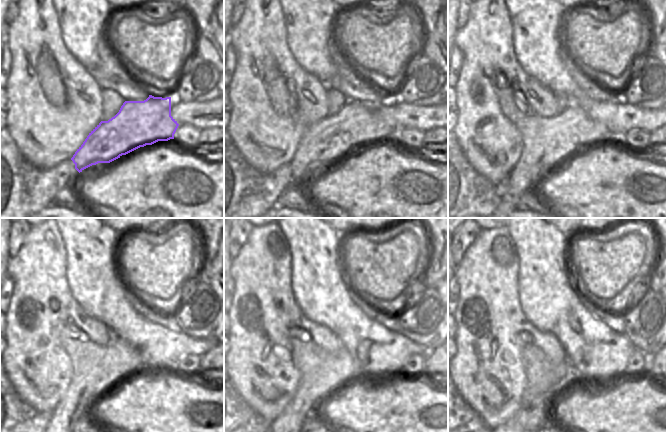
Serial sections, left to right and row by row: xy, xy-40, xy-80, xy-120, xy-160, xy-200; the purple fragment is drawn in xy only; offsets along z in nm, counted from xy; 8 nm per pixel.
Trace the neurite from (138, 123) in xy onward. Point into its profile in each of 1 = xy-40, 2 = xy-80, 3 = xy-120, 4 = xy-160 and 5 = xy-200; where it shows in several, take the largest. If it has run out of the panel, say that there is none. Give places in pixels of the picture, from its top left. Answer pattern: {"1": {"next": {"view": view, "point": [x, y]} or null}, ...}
{"1": {"next": {"view": "xy-40", "point": [356, 125]}}, "2": {"next": {"view": "xy-80", "point": [545, 141]}}, "3": {"next": {"view": "xy-120", "point": [96, 369]}}, "4": {"next": {"view": "xy-160", "point": [322, 372]}}, "5": {"next": {"view": "xy-200", "point": [544, 378]}}}

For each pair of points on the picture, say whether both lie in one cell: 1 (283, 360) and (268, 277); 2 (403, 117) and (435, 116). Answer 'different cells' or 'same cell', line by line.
1: same cell
2: same cell

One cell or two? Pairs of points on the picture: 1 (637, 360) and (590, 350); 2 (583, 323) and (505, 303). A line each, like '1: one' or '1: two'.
1: two
2: two

